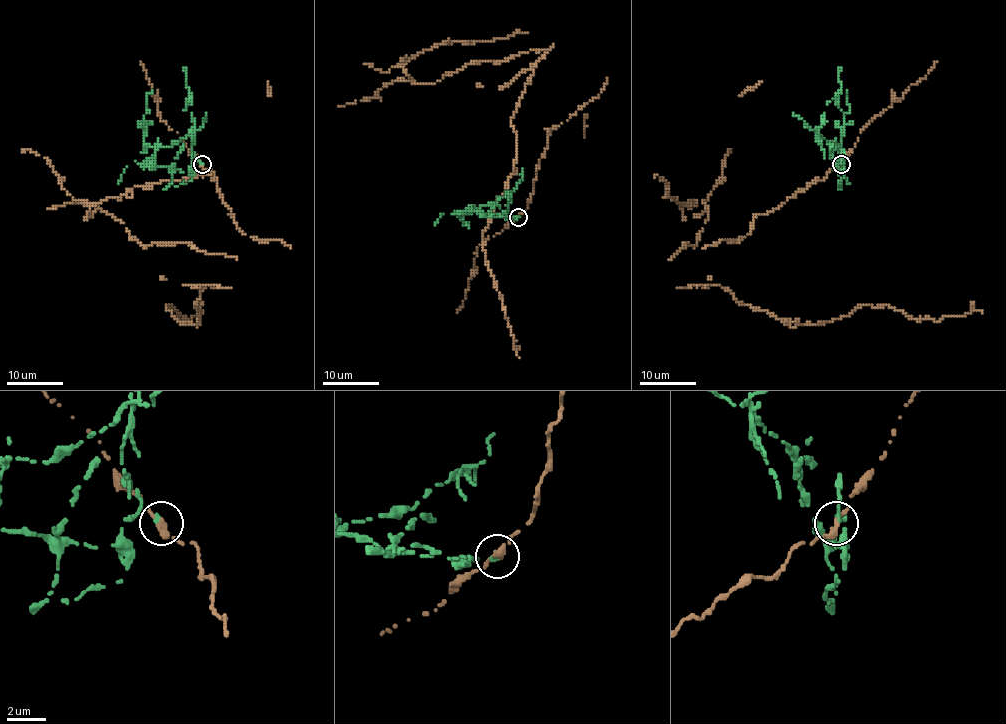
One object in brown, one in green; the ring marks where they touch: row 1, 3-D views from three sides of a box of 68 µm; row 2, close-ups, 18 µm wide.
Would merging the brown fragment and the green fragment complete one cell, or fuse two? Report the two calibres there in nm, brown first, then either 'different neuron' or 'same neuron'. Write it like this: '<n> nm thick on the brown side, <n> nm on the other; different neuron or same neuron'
400 nm thick on the brown side, 220 nm on the other; different neuron

